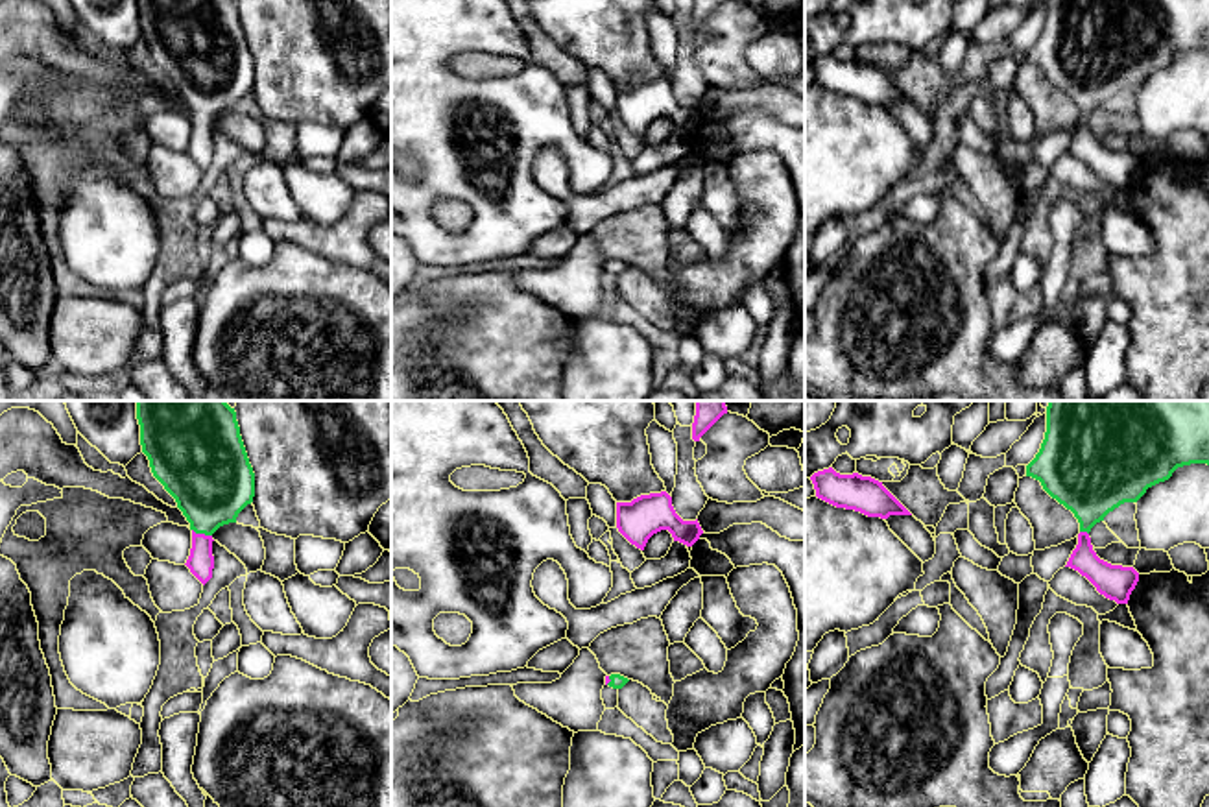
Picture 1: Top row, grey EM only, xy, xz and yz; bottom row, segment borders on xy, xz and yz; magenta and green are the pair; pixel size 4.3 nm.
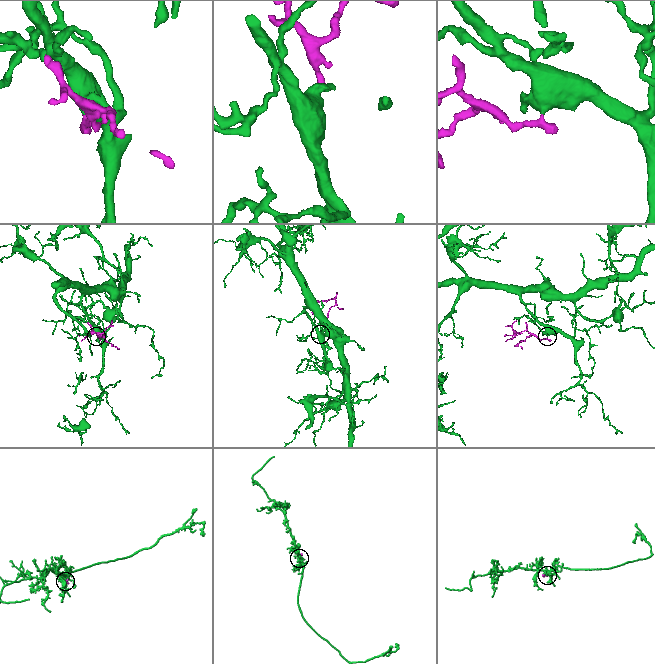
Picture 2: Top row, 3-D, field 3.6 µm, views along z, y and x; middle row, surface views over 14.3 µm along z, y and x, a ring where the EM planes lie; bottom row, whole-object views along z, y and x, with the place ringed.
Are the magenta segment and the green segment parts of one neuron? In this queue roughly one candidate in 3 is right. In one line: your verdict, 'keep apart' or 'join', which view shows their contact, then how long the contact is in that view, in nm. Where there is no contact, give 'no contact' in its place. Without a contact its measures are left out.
join; meets magenta in xy; contact 90 nm long

